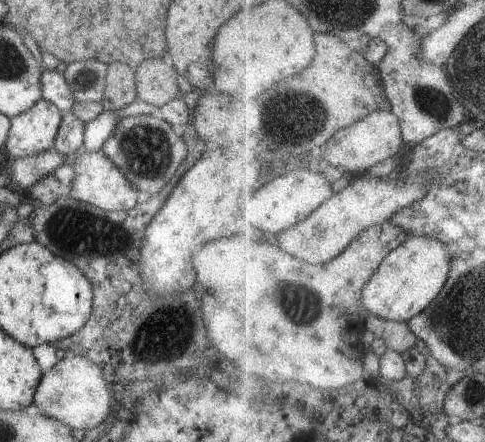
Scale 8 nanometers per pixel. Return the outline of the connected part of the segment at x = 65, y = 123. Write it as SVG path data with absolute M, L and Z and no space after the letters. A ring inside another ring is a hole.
M73 112L65 113L57 130L55 143L50 151L63 154L66 158L82 151L85 138L85 124Z

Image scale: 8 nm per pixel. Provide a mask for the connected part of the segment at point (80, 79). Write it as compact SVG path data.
M96 59L68 63L64 76L75 102L101 102L105 89L107 65Z

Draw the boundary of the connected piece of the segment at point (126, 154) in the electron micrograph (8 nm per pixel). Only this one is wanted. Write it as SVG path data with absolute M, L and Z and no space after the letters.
M145 114L122 117L114 132L104 142L102 150L119 169L123 170L126 178L145 199L161 192L187 156L187 146L182 137L174 133L171 124L162 118Z

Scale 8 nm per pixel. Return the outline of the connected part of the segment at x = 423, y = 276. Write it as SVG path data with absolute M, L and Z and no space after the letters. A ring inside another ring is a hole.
M413 236L390 253L381 269L365 286L364 302L368 312L391 321L410 322L428 309L442 294L453 269L450 246L438 239Z

